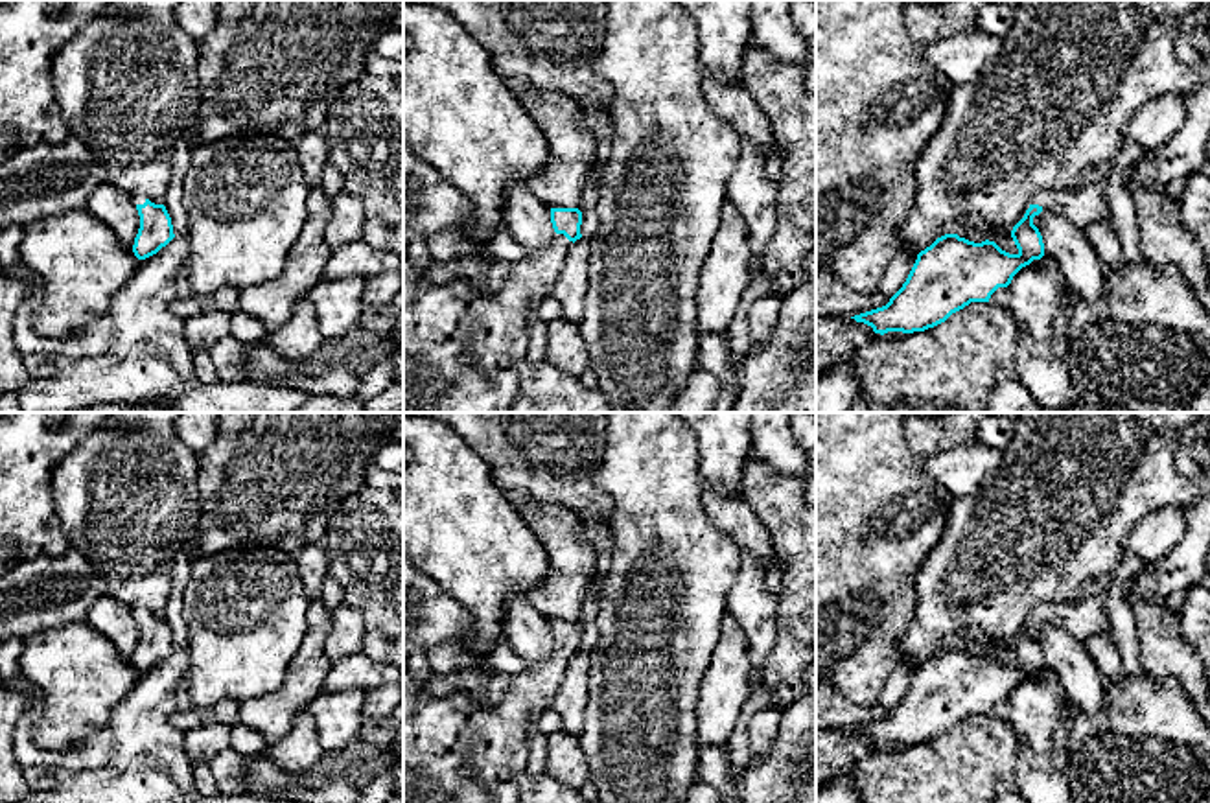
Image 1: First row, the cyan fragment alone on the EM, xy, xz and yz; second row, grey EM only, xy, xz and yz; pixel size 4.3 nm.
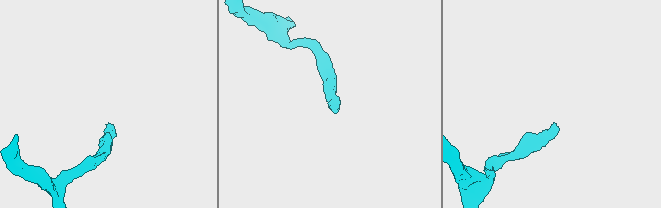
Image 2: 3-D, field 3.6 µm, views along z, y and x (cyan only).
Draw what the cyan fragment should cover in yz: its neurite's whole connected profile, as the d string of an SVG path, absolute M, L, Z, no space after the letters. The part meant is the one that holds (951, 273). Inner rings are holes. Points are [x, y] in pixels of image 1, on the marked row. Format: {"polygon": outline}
{"polygon": "M1107 177L1066 193L1042 192L1031 199L1024 217L1013 227L1017 254L995 241L974 243L958 234L945 234L917 254L902 287L882 308L855 315L875 333L925 332L945 322L971 302L989 302L998 287L1033 260L1044 256L1044 243L1033 217L1052 210L1083 228L1109 214Z"}

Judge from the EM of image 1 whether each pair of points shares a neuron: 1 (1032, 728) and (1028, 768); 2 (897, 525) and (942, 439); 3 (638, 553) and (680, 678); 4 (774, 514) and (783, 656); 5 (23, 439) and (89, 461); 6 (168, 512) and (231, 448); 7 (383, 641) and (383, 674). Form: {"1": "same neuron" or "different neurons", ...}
{"1": "same neuron", "2": "different neurons", "3": "same neuron", "4": "same neuron", "5": "different neurons", "6": "different neurons", "7": "different neurons"}

